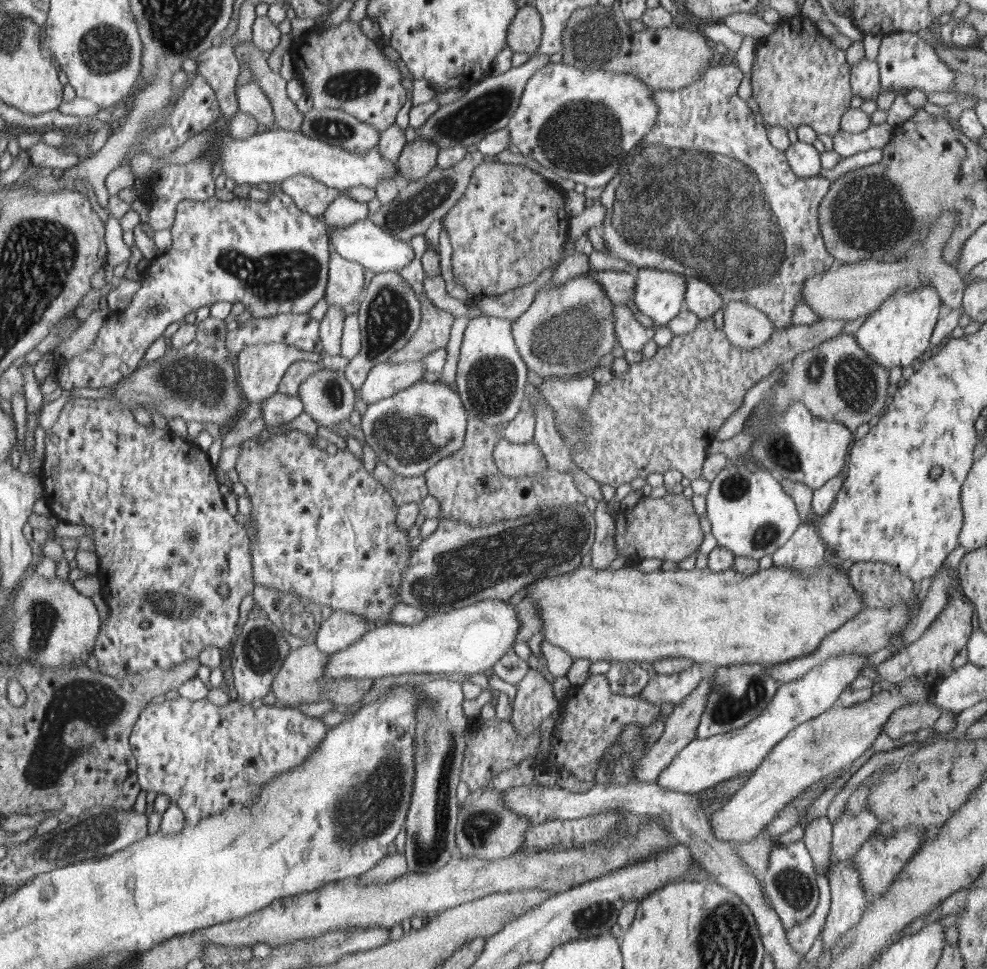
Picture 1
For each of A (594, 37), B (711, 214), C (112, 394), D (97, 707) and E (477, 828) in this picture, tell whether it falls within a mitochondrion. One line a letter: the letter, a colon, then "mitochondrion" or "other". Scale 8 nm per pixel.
A: mitochondrion
B: mitochondrion
C: other
D: mitochondrion
E: mitochondrion

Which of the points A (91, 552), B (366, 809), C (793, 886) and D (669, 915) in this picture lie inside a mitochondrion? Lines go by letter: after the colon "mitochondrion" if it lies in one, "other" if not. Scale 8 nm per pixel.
A: other
B: mitochondrion
C: mitochondrion
D: other

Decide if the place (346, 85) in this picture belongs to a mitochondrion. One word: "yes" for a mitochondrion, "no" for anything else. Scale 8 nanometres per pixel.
yes

